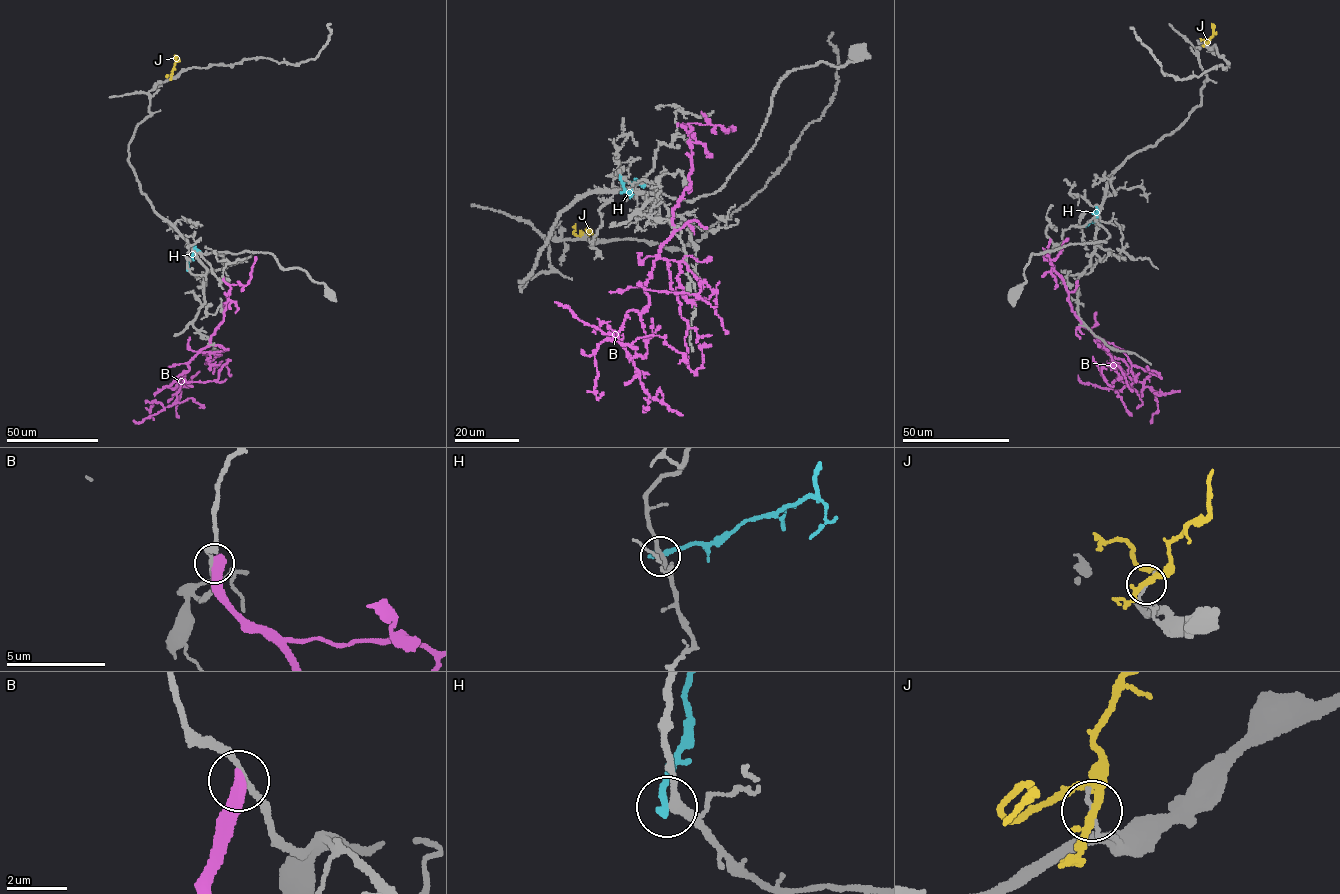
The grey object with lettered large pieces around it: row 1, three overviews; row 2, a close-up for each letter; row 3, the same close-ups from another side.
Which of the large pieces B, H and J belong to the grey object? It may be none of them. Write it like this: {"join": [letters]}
{"join": []}

